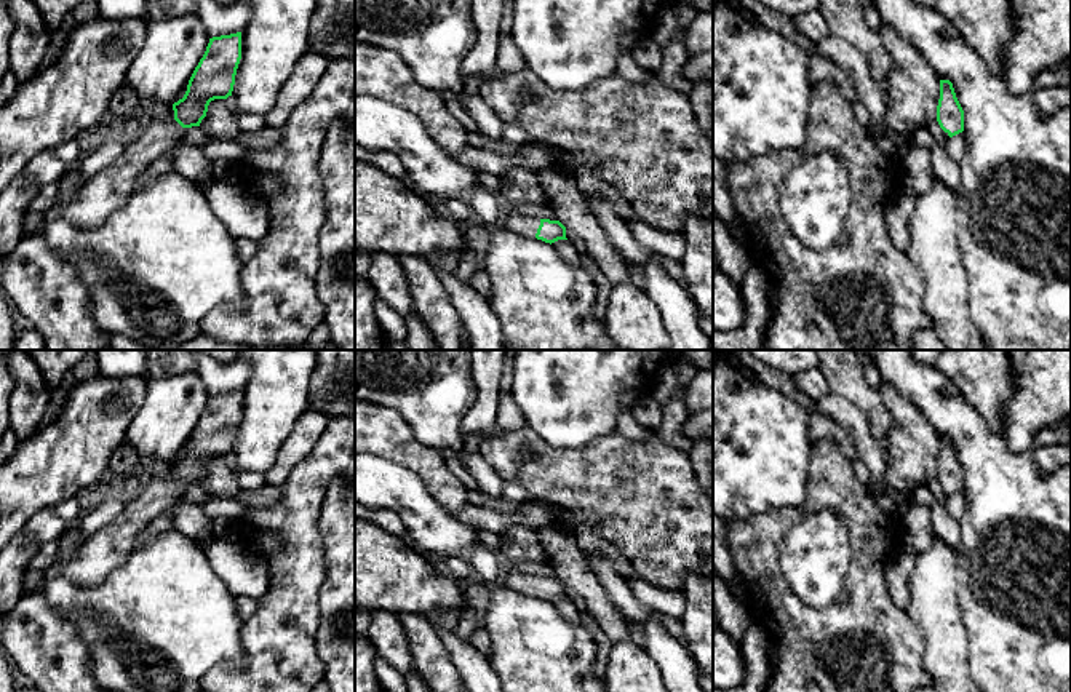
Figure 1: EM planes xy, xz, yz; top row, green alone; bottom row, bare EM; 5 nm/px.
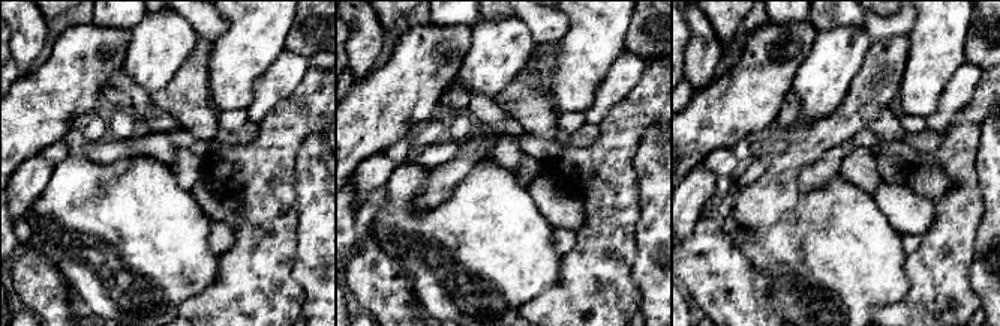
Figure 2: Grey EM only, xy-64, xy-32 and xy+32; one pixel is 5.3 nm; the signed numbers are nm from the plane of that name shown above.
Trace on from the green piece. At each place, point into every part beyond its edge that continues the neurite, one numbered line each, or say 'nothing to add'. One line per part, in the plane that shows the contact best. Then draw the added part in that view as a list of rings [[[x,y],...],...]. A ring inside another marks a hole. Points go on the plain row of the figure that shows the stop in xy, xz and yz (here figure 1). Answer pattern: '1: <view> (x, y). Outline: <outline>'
1: xz (526, 584). Outline: [[[508,567],[500,575],[500,585],[510,590],[516,590],[528,596],[536,596],[540,577],[534,574],[521,574]]]

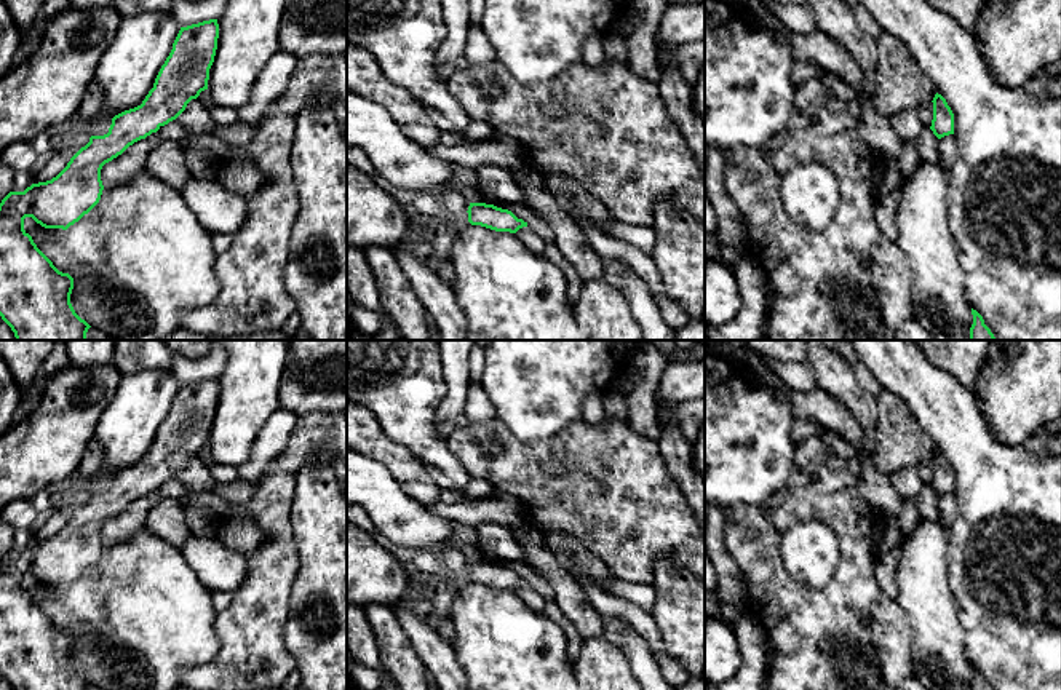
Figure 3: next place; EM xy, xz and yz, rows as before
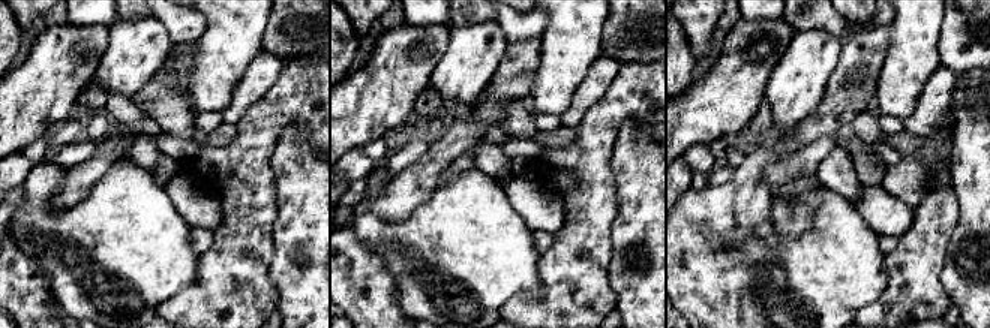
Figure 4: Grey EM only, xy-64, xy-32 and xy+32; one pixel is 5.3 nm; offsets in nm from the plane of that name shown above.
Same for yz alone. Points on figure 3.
nothing to add

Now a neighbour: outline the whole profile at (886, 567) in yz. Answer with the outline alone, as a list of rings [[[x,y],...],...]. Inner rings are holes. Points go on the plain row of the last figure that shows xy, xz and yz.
[[[890,551],[880,559],[877,559],[874,569],[877,585],[890,599],[896,599],[898,596],[898,585],[895,578],[896,565],[898,565],[898,553]]]

